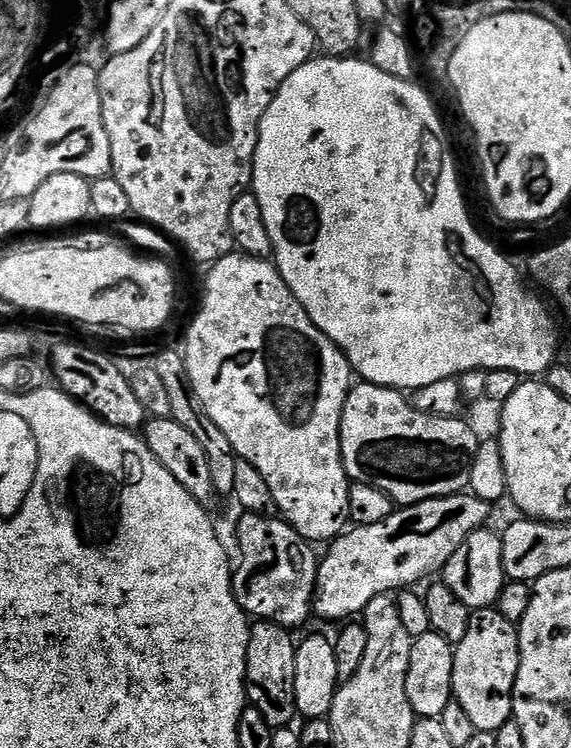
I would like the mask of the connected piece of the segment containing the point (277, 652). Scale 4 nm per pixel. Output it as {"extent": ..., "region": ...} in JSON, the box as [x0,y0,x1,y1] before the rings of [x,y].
{"extent":[244,620,297,730],"region":[[[268,620],[253,623],[250,628],[250,642],[246,654],[246,678],[244,690],[246,700],[251,707],[266,718],[273,730],[289,727],[292,719],[297,719],[294,702],[294,662],[296,661],[297,641],[292,640],[293,633],[281,624],[272,624]]]}

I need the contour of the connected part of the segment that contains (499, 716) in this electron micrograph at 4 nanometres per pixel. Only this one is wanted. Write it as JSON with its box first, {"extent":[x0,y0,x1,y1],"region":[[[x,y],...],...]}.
{"extent":[452,607,520,732],"region":[[[495,607],[475,609],[470,618],[470,626],[466,626],[466,638],[462,638],[460,644],[454,648],[454,682],[452,683],[452,695],[462,706],[462,710],[466,710],[466,715],[474,721],[474,726],[478,732],[497,732],[505,722],[512,719],[512,691],[514,690],[514,682],[518,674],[518,666],[520,665],[520,633],[517,625],[511,624],[509,620],[501,614]]]}

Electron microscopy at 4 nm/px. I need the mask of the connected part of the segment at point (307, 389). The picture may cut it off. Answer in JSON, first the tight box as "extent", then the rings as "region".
{"extent":[182,254,354,542],"region":[[[233,254],[217,260],[207,269],[207,272],[208,277],[204,280],[204,297],[201,298],[200,309],[197,310],[196,317],[193,318],[192,325],[188,328],[188,341],[185,342],[184,348],[182,347],[186,370],[190,374],[190,382],[194,386],[194,390],[198,394],[198,402],[202,402],[210,422],[214,422],[214,426],[218,426],[218,430],[222,430],[222,434],[226,434],[226,438],[230,438],[230,446],[234,446],[237,457],[250,462],[250,466],[254,466],[254,470],[258,470],[258,474],[262,474],[262,478],[266,478],[266,486],[270,486],[270,494],[274,494],[277,513],[287,520],[288,525],[303,540],[331,542],[341,535],[350,524],[348,518],[350,481],[340,453],[340,423],[348,391],[354,387],[352,363],[345,358],[344,352],[333,340],[326,338],[326,334],[322,334],[322,330],[318,330],[318,326],[314,326],[310,314],[306,314],[306,310],[300,305],[298,298],[294,298],[290,286],[286,286],[286,282],[280,277],[280,271],[277,270],[275,263],[259,260],[253,256]]]}

